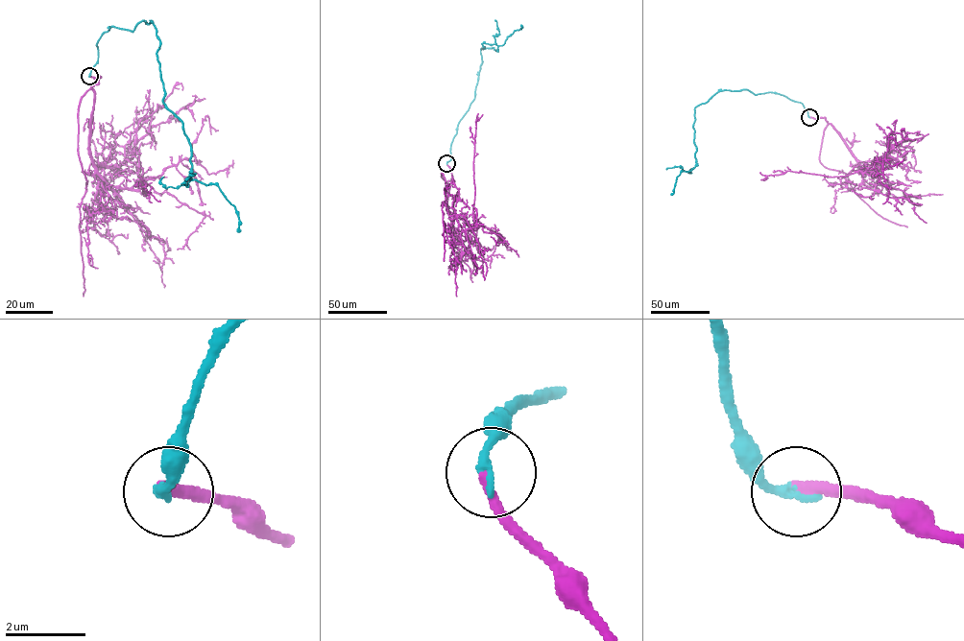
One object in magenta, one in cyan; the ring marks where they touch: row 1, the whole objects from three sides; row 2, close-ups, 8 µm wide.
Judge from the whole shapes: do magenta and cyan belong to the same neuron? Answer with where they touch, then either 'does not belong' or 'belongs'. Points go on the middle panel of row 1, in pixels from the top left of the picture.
place (446, 163); belongs

